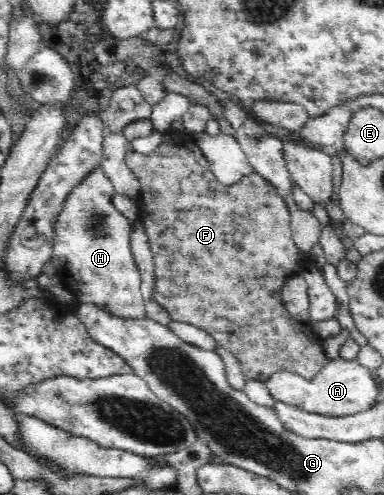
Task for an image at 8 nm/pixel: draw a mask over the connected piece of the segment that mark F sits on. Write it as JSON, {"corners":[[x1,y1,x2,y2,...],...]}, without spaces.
{"corners":[[169,128,162,135,160,145,148,155,139,154,130,149,126,152,125,162,131,172,140,183,140,196,137,204,140,208,140,220,143,222,155,263,155,286,152,298,156,300,170,314,173,321,189,323,208,332,220,346,224,346,241,363,241,369,245,380,266,381,270,375,279,372,291,372,304,377,306,380,313,379,330,361,325,354,323,340,311,326,311,321,297,321,294,319,282,299,281,289,290,276,300,276,303,271,314,267,310,264,310,254,301,253,295,244,292,228,290,227,291,217,285,198,280,195,276,188,259,173,252,172,245,175,234,185,224,185,218,181,215,173,212,172,210,164,200,146,196,143,195,135,188,132,178,132]]}

